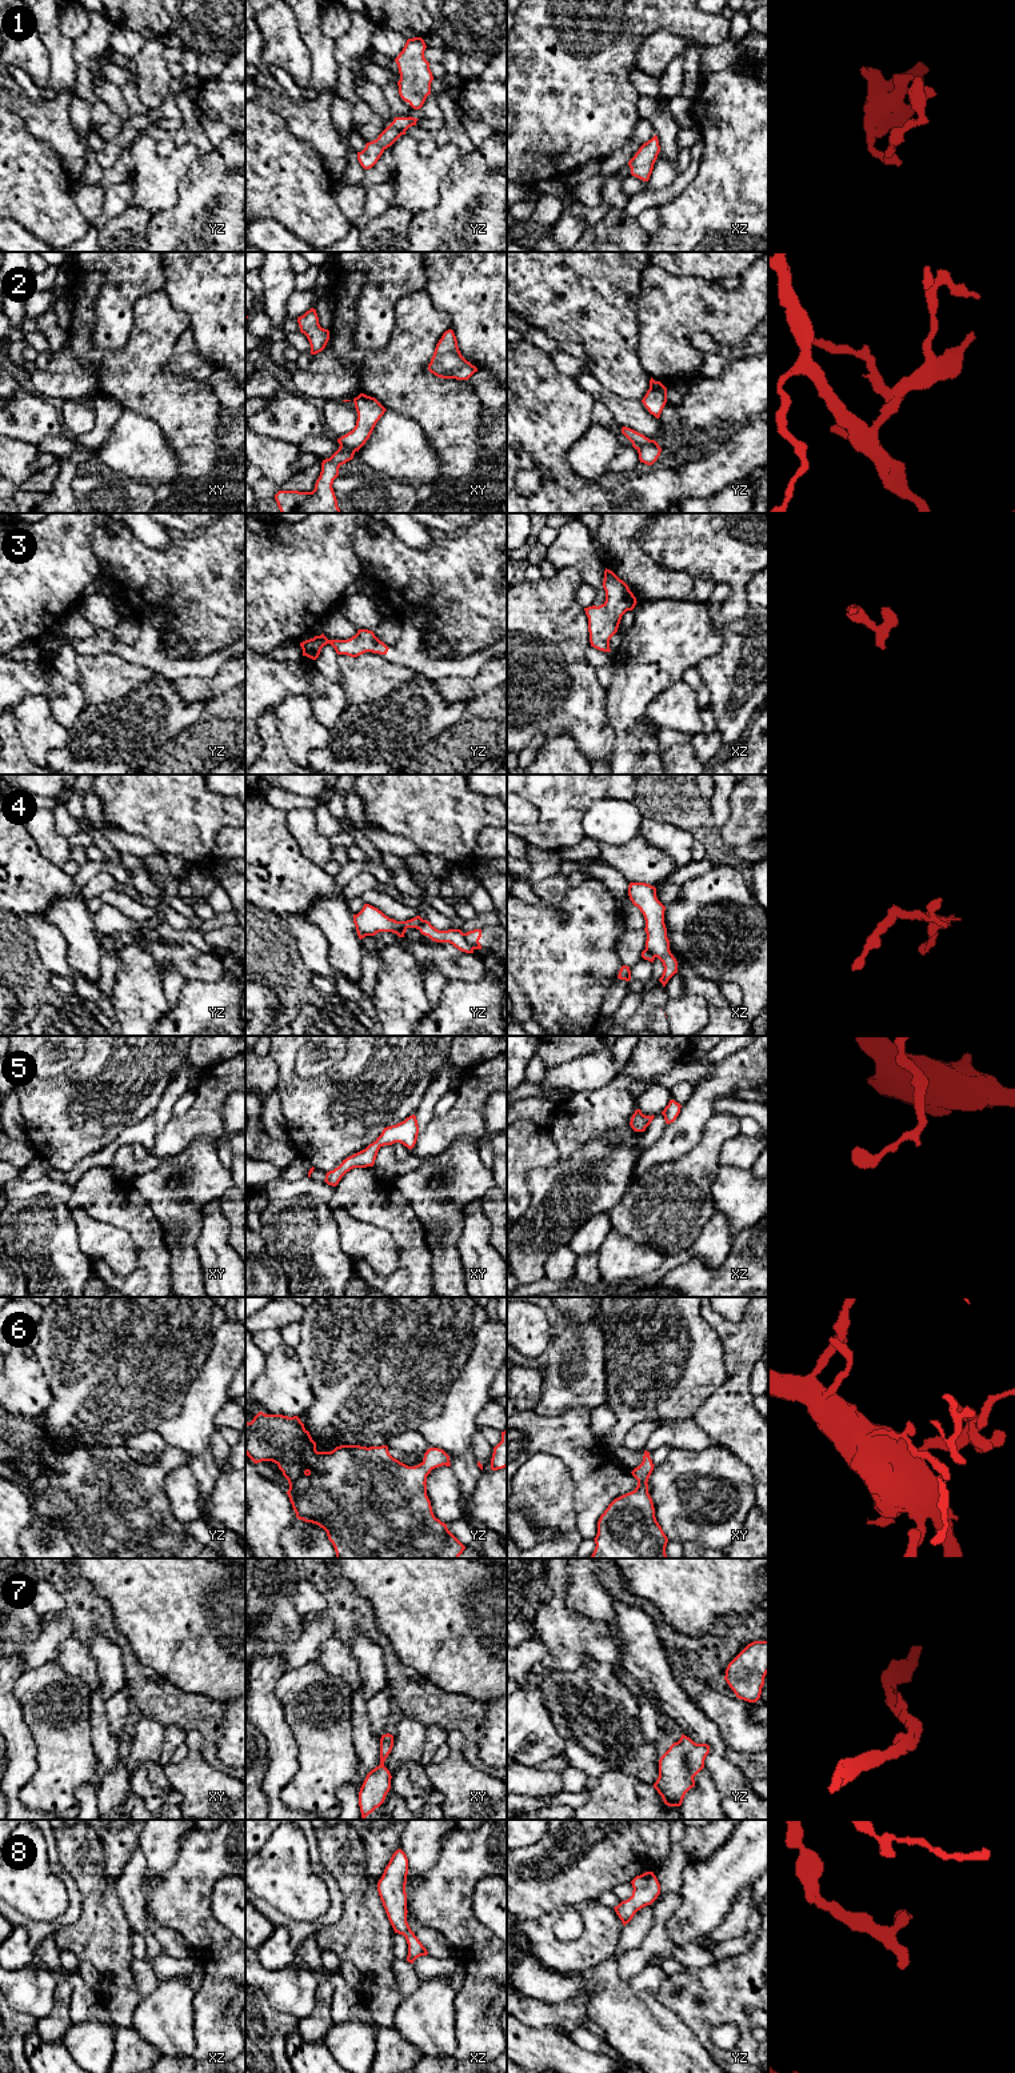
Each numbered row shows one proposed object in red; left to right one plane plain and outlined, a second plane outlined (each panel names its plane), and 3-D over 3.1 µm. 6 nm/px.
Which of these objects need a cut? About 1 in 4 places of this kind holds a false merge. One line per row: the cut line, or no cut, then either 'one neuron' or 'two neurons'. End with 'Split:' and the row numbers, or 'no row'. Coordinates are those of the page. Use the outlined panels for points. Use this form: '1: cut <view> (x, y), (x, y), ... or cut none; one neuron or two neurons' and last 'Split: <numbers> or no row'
1: cut none; one neuron
2: cut xy (340, 444), (355, 451); two neurons
3: cut none; one neuron
4: cut yz (463, 933), (464, 939), (475, 948); two neurons
5: cut none; one neuron
6: cut none; one neuron
7: cut none; one neuron
8: cut none; one neuron
Split: 2, 4

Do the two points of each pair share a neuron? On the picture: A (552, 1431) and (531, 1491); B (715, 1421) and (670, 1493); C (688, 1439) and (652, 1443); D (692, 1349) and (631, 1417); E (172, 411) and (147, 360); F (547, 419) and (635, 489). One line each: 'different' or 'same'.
A: different
B: different
C: same
D: same
E: same
F: different

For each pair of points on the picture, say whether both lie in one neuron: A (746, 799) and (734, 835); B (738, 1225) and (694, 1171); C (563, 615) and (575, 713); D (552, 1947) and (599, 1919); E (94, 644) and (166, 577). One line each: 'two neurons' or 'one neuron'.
A: one neuron
B: two neurons
C: one neuron
D: one neuron
E: two neurons

